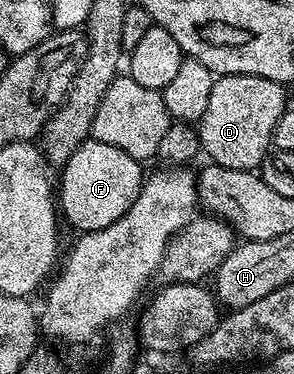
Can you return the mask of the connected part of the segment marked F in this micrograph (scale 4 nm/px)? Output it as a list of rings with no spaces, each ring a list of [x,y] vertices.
[[[94,140],[82,142],[69,156],[69,160],[61,167],[59,182],[57,178],[57,206],[67,217],[69,225],[75,232],[100,230],[109,228],[137,200],[139,190],[145,181],[145,173],[140,159],[129,156],[129,152],[121,152],[121,148],[113,148],[113,144],[101,144]]]

